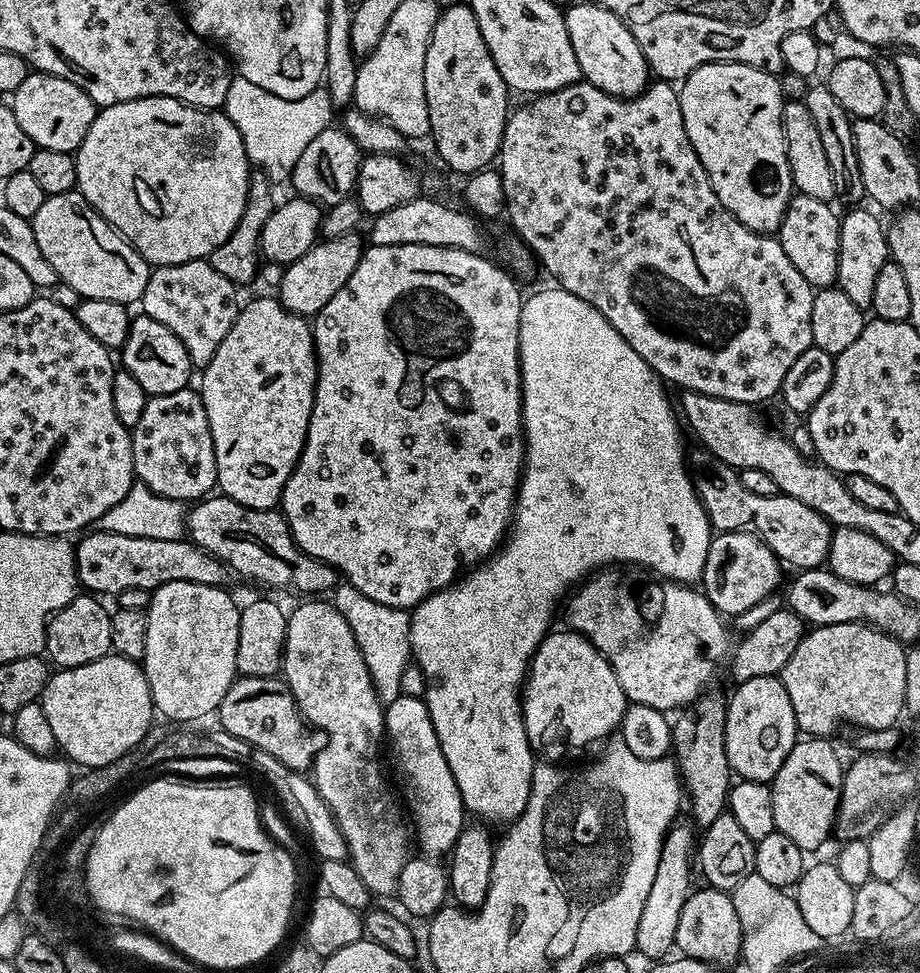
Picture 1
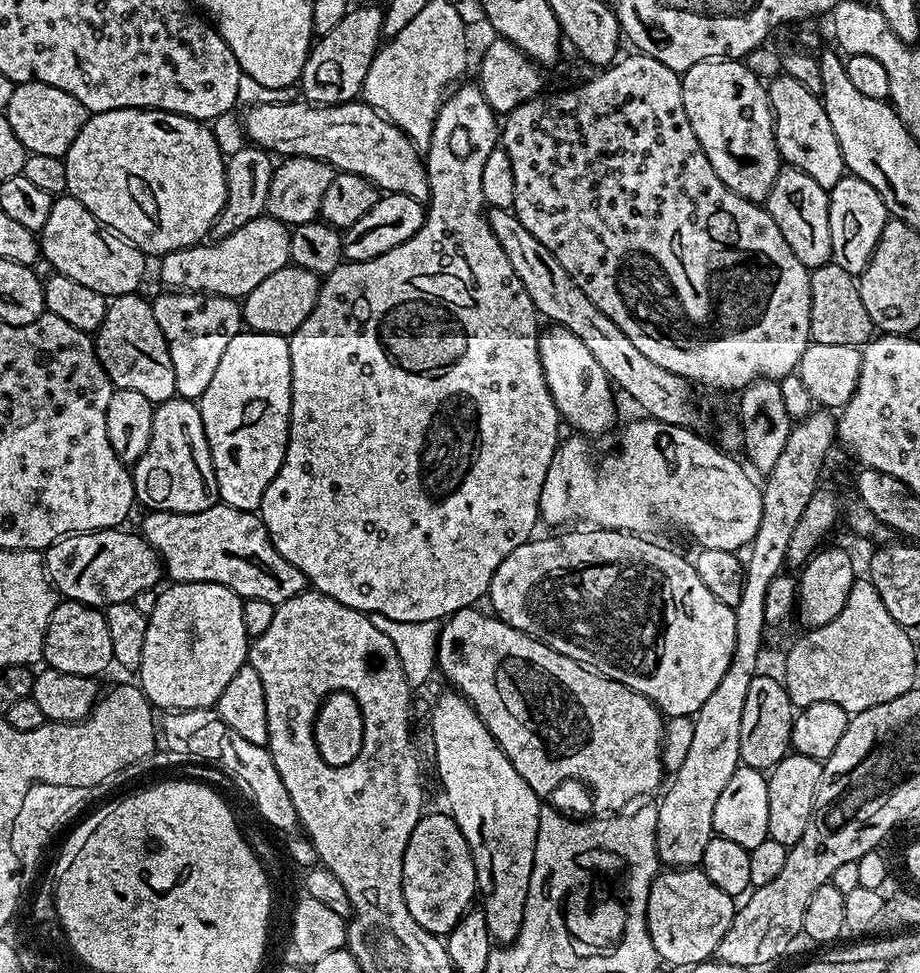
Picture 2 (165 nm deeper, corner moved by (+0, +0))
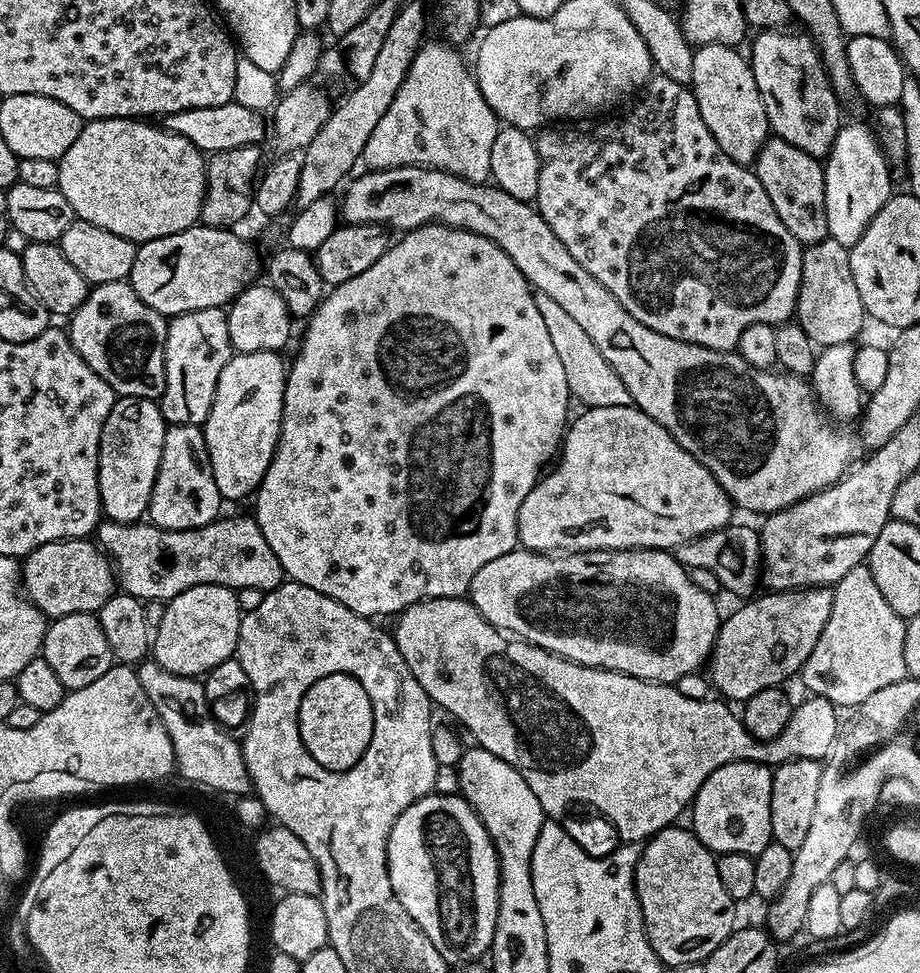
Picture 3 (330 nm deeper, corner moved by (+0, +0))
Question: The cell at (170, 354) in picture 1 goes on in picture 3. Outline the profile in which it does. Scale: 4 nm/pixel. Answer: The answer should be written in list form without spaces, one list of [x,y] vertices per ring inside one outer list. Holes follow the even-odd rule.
[[[127,280],[95,285],[66,324],[74,350],[111,386],[117,397],[137,396],[159,401],[166,386],[166,334],[168,320],[146,306]]]

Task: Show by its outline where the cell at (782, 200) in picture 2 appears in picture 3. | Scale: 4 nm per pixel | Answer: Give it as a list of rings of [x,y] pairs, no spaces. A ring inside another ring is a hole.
[[[772,136],[764,141],[762,150],[756,155],[754,171],[774,210],[778,210],[782,226],[794,234],[801,246],[829,239],[824,209],[824,169],[817,157],[806,154],[806,150],[798,150],[798,146],[790,146],[790,142],[782,138]]]

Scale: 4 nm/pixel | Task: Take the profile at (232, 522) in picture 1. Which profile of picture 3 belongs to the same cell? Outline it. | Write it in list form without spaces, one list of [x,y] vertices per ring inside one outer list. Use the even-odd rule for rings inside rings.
[[[251,515],[226,516],[211,520],[209,524],[201,528],[190,530],[166,530],[151,522],[114,524],[111,520],[104,518],[96,526],[94,540],[111,560],[118,577],[119,587],[139,600],[167,602],[178,594],[182,594],[182,590],[190,590],[196,584],[221,584],[233,590],[253,588],[265,593],[273,592],[286,580],[282,562],[278,562],[278,554],[270,550],[270,542],[266,542],[266,537],[263,536],[262,530],[256,525]]]

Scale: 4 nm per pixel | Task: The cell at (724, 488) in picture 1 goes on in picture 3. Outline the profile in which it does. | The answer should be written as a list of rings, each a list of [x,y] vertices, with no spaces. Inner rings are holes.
[[[635,406],[584,408],[581,413],[567,425],[555,461],[556,469],[549,476],[541,475],[518,510],[519,547],[549,554],[623,548],[675,550],[694,538],[728,527],[734,513],[728,493],[722,490],[710,470],[682,450],[654,418]]]

